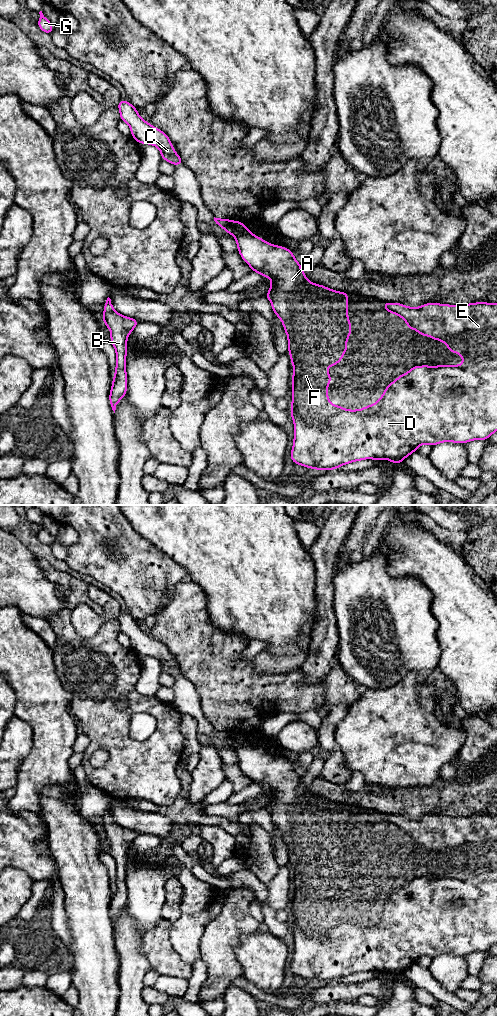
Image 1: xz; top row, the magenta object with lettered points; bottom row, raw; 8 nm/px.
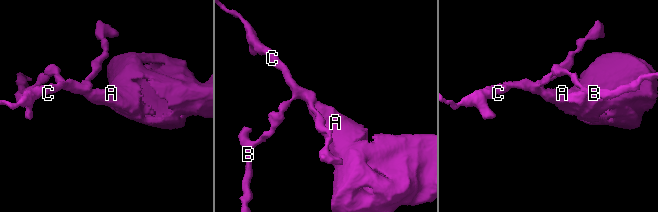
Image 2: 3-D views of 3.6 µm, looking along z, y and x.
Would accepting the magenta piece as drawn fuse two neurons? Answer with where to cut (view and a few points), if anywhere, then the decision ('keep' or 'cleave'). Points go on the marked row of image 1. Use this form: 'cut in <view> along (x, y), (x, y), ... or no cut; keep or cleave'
cut in xz along (250, 232), (236, 238); cleave

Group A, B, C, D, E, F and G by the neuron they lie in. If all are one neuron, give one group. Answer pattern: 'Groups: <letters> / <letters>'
Groups: A D E F / B C G

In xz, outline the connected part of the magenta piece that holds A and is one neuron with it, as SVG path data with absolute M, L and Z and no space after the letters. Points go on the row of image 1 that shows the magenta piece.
M250 233L236 238L238 252L242 259L251 267L252 271L259 273L262 277L271 278L270 290L265 294L272 304L272 309L283 323L284 330L288 337L288 352L290 353L291 363L293 364L294 373L292 375L293 386L292 404L290 415L294 421L294 441L290 454L291 460L295 464L317 470L337 469L342 465L360 461L364 459L390 460L394 464L401 463L407 456L411 455L422 444L437 445L442 442L467 443L472 440L488 440L488 438L497 431L497 304L477 302L461 305L447 305L439 303L426 303L417 308L405 306L401 303L383 302L383 308L388 313L394 313L402 317L407 322L408 329L414 329L421 336L430 336L433 340L444 342L448 346L448 351L458 353L463 358L462 365L439 365L439 366L413 366L406 374L401 374L396 380L392 381L386 389L383 390L383 396L375 402L374 405L366 405L364 409L344 409L339 405L332 405L328 399L327 386L331 384L331 374L325 370L329 366L338 364L343 359L343 354L347 352L347 338L351 336L351 322L348 319L348 295L346 292L331 290L326 286L312 283L306 279L306 273L301 270L301 263L298 263L294 254L289 249L273 245L264 241L262 238Z

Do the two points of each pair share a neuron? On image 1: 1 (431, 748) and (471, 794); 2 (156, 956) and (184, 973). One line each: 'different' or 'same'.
1: different
2: same

